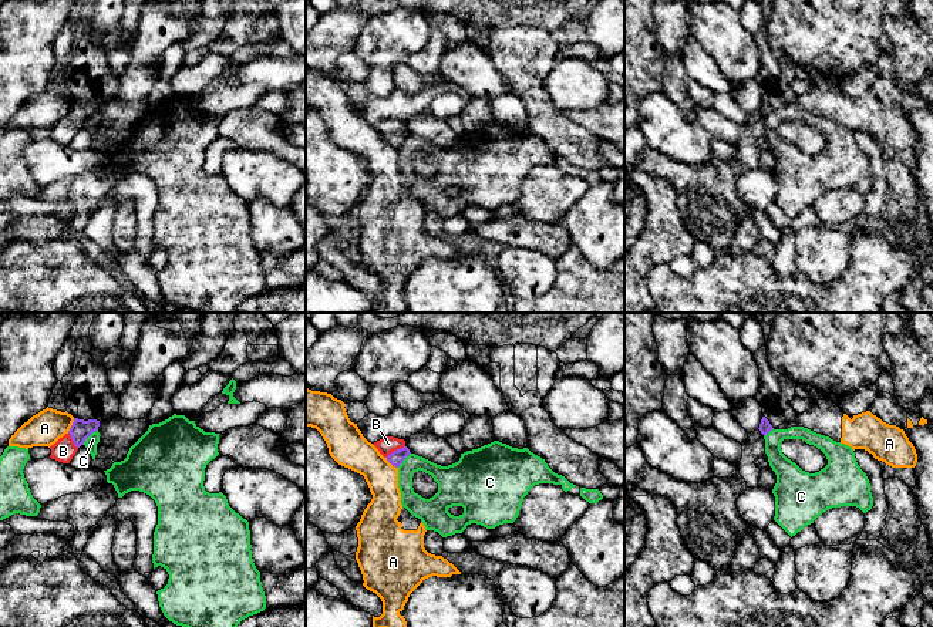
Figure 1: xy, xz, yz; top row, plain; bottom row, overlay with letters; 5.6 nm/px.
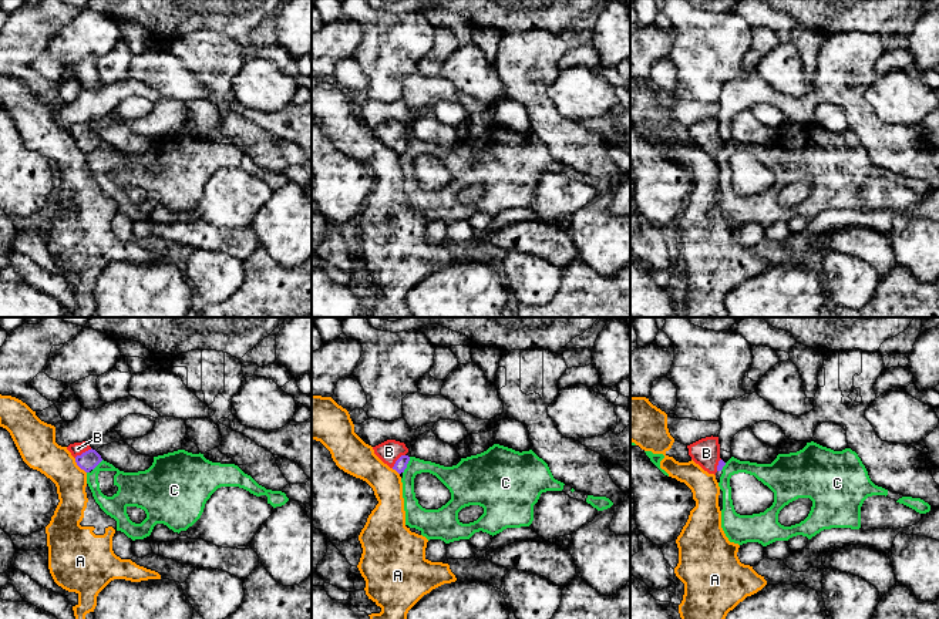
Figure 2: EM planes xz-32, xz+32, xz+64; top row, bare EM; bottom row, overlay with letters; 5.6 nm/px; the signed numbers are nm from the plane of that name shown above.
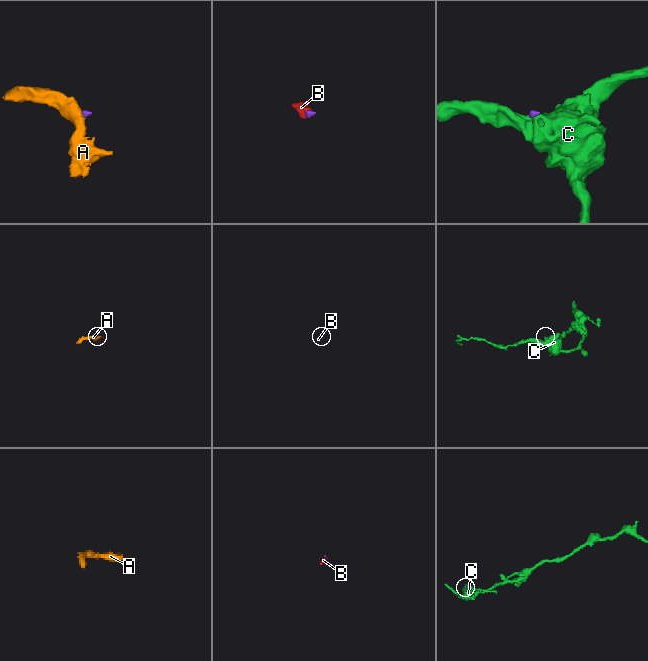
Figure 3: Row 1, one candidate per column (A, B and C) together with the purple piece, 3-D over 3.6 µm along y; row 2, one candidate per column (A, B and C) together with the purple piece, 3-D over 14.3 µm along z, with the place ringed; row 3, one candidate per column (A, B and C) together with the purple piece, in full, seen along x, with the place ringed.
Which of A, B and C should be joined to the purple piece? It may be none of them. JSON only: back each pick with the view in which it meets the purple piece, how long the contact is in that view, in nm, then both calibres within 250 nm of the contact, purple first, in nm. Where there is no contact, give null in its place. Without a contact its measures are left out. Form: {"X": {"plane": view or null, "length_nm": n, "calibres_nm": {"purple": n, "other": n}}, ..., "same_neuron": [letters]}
{"B": {"plane": "xz", "length_nm": 130, "calibres_nm": {"purple": 90, "other": 90}}, "same_neuron": ["B"]}

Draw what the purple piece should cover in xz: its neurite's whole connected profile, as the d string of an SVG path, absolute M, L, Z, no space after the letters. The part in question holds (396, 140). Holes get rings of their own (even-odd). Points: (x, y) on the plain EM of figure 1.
M385 118L373 127L395 149L398 149L402 142L411 135L405 128L405 122L394 118Z

